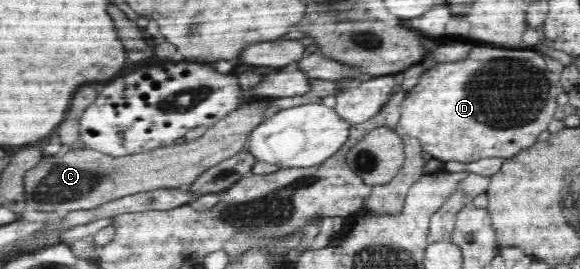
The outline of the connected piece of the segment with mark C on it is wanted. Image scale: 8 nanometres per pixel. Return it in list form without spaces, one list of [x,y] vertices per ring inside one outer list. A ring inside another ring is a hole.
[[[255,102],[233,110],[190,143],[174,143],[119,157],[83,146],[70,149],[61,156],[44,156],[35,168],[23,176],[27,208],[35,212],[58,212],[65,216],[71,210],[89,210],[139,191],[191,184],[209,168],[246,148],[248,136],[265,120],[267,106],[267,102]]]

